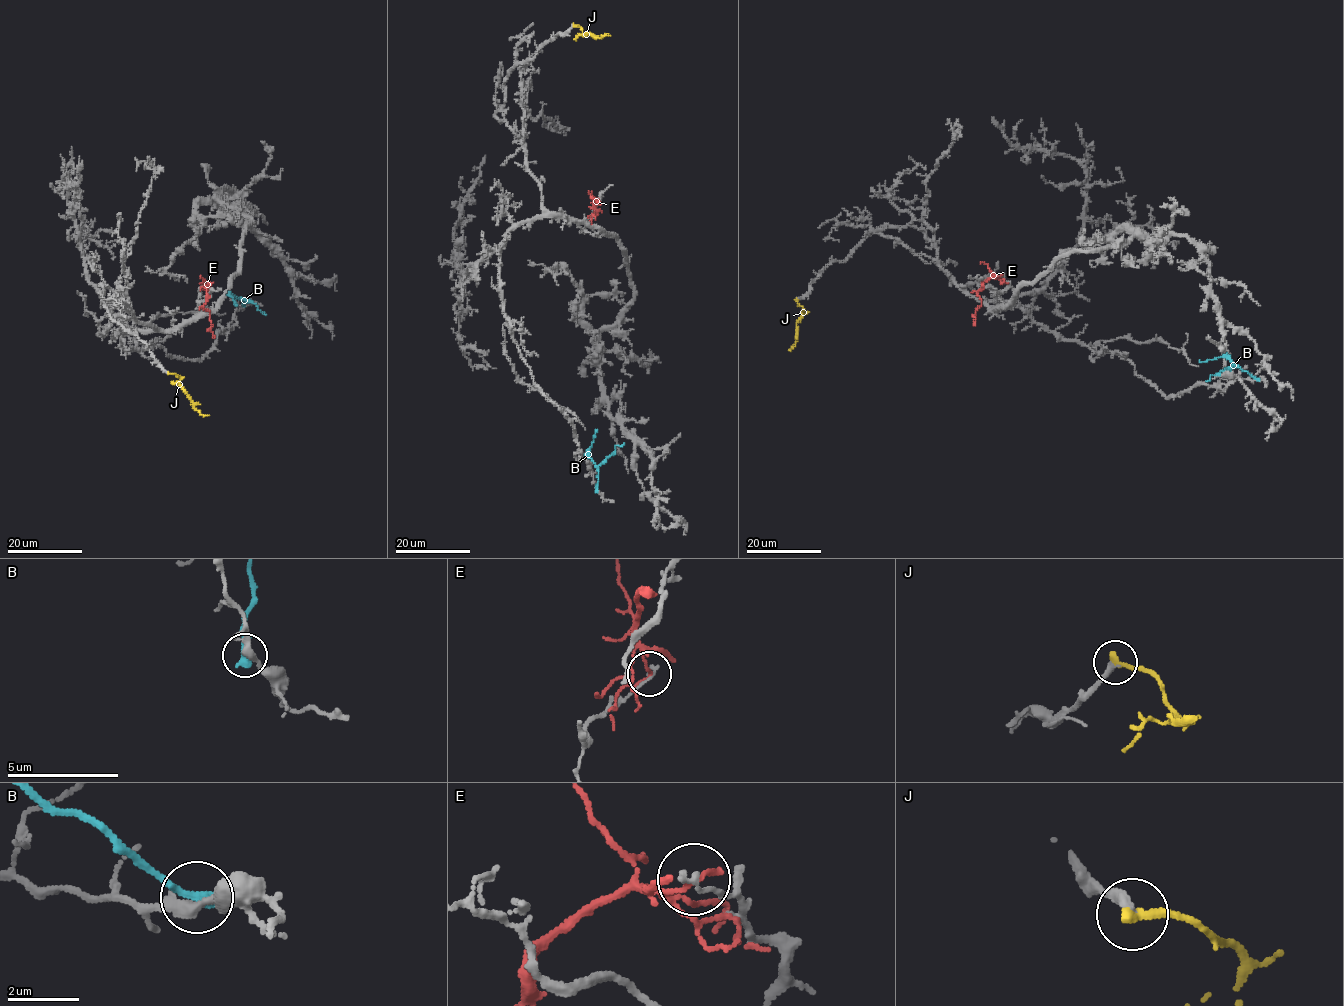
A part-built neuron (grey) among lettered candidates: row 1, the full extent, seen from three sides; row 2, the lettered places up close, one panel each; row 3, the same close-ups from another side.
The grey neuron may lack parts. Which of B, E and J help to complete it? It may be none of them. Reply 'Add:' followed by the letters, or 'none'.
Add: J

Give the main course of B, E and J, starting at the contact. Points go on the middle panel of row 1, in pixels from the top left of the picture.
B: (597, 491), (598, 471), (588, 454), (596, 429)
E: (597, 213), (592, 196), (597, 204), (600, 203)
J: (574, 25), (578, 25), (583, 35), (590, 34), (595, 38), (610, 35)

